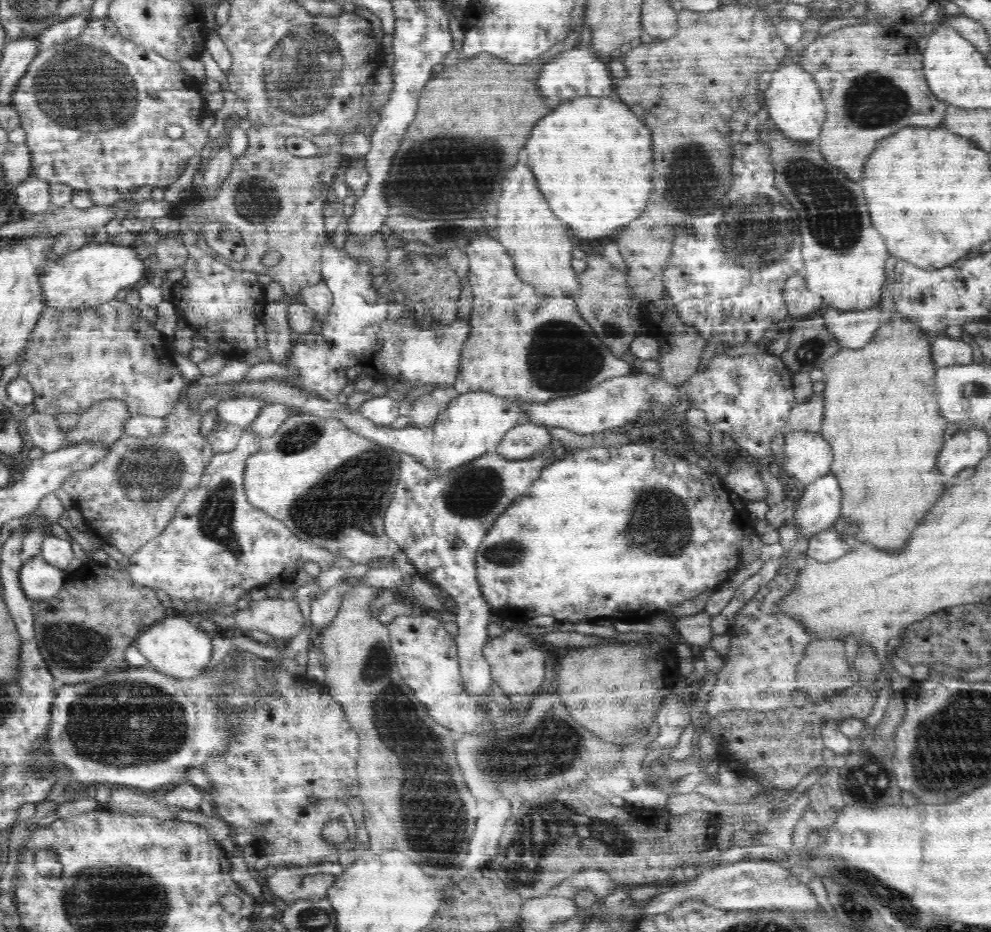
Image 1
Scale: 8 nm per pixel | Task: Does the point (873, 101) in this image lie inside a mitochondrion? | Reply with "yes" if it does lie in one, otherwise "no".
yes

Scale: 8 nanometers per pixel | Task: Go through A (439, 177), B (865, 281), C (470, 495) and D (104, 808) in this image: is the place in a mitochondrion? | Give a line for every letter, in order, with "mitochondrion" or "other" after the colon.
A: mitochondrion
B: other
C: mitochondrion
D: other

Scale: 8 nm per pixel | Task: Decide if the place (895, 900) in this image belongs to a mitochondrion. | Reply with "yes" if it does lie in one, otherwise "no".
yes

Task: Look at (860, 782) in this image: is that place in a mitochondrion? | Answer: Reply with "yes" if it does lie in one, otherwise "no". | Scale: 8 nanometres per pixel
yes

